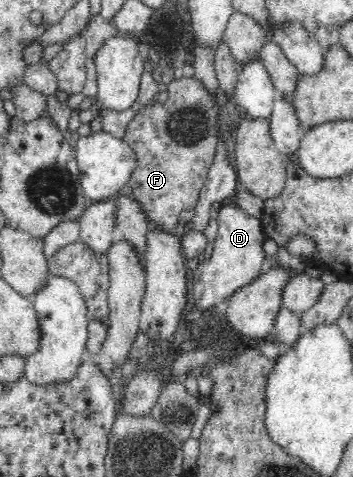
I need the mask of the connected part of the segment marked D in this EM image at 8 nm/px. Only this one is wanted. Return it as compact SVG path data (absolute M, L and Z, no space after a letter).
M223 206L217 220L217 237L208 248L205 264L190 273L190 325L199 322L200 313L204 309L215 306L216 303L231 297L237 289L255 281L257 276L261 275L262 265L265 263L263 243L266 237L257 217L248 215L240 208Z

